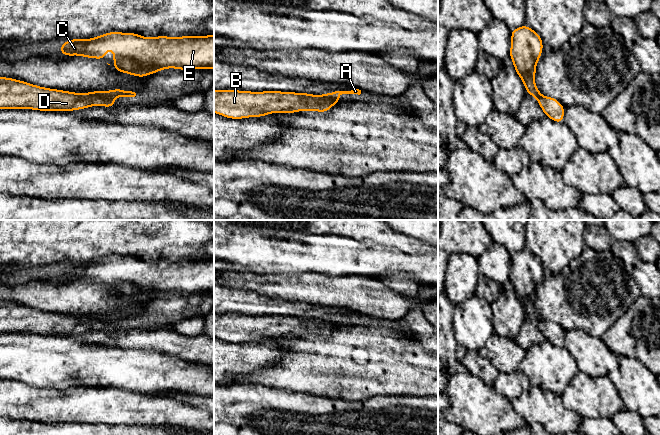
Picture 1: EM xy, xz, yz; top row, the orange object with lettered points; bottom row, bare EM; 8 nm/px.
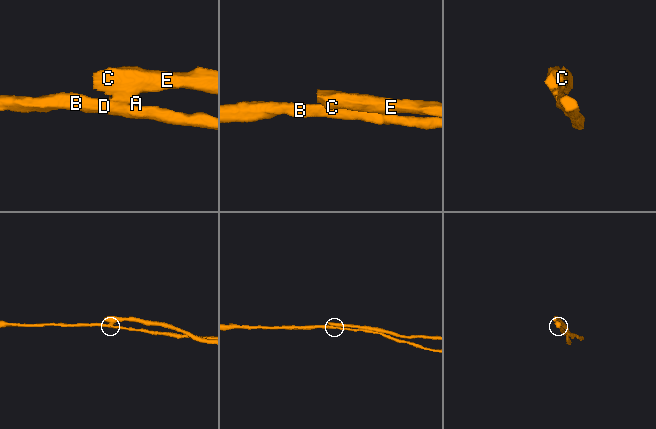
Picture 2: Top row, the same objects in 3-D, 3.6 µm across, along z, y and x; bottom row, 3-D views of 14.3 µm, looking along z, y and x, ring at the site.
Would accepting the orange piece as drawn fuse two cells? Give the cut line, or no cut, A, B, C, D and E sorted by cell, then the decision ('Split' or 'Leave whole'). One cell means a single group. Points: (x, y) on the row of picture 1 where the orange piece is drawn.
Split along xy (86, 93), (113, 101). Groups: A C E / B D. Split

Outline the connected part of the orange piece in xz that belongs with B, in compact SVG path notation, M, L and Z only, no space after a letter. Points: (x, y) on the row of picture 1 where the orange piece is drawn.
M214 90L214 112L229 119L297 113L302 110L326 113L339 102L339 99L309 93Z

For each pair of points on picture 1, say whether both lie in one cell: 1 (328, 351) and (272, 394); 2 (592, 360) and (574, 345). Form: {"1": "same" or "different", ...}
{"1": "different", "2": "same"}

